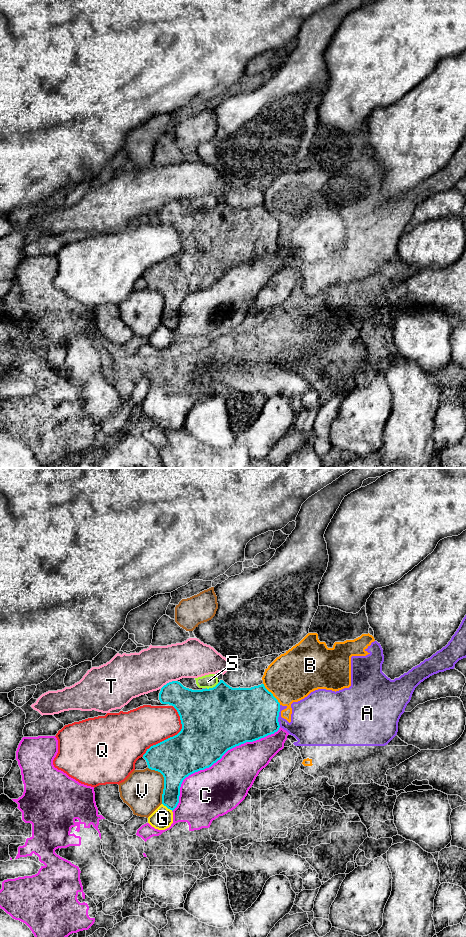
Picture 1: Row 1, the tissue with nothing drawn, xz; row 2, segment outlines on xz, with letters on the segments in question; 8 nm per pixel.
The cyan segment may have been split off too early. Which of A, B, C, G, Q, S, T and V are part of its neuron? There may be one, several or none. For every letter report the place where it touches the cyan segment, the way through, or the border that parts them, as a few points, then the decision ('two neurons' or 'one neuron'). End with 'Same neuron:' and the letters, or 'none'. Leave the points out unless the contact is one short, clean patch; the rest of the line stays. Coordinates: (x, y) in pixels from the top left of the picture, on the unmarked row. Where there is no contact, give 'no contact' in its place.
A: meets cyan in xz at (278, 236); two neurons
B: meets cyan in xz at (272, 214); two neurons
C: meets cyan in xz at (216, 281); two neurons
G: meets cyan in xz at (167, 327); two neurons
Q: meets cyan in xz at (173, 256); two neurons
S: meets cyan in xz at (213, 207); two neurons
T: meets cyan in xz at (169, 202); two neurons
V: meets cyan in xz at (164, 302); two neurons
Same neuron: none

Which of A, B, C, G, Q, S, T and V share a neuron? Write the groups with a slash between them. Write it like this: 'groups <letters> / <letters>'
groups A B / C / G / Q / S / T / V

